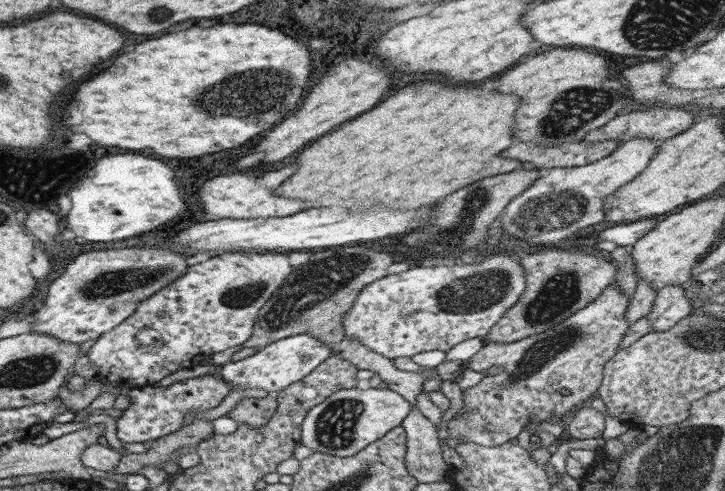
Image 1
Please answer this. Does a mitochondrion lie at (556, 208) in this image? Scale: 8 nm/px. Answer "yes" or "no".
yes

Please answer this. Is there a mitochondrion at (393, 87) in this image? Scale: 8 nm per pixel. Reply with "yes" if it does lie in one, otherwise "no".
no

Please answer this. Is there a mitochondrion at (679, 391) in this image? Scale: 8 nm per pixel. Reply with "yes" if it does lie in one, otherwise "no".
no

